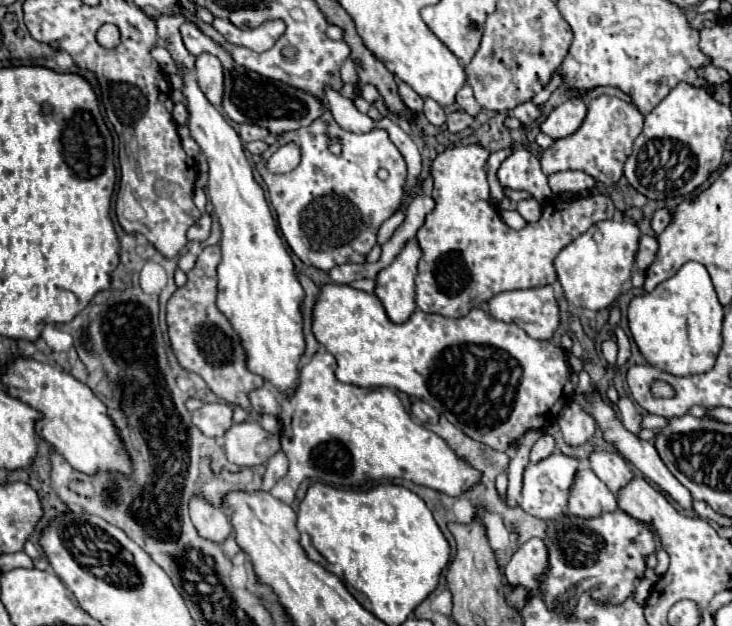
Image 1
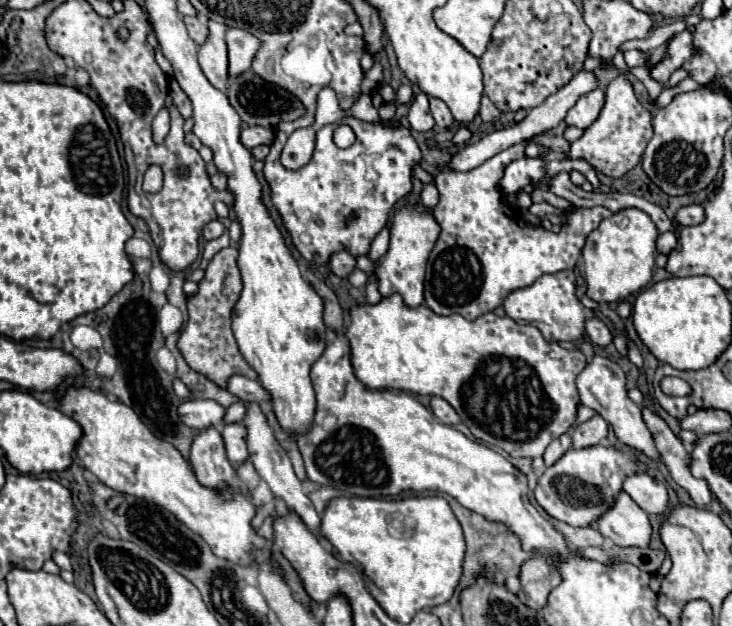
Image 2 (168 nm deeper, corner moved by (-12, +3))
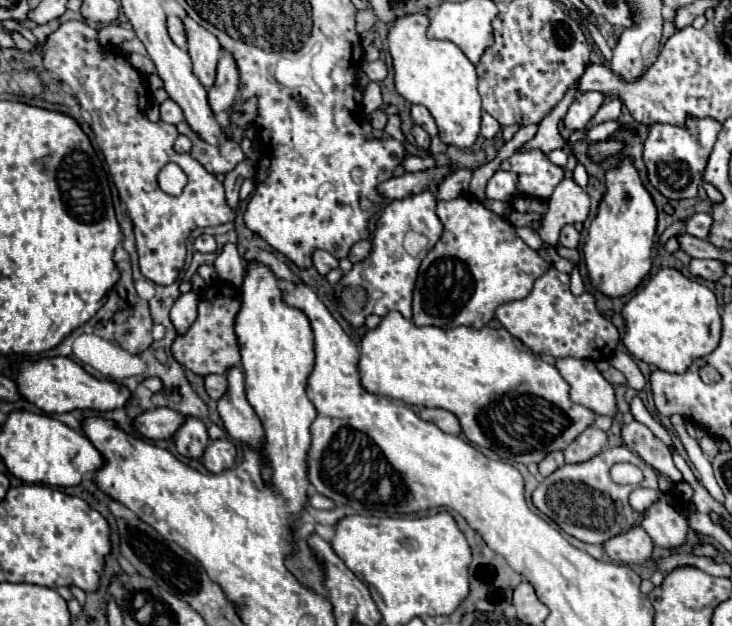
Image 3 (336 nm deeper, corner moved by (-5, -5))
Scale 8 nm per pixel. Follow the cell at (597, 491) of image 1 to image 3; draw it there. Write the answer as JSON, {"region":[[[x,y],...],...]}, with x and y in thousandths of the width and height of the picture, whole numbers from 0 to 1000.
{"region":[[[867,840],[857,853],[846,853],[827,866],[827,882],[835,895],[848,901],[881,901],[889,895],[892,866],[876,840]]]}

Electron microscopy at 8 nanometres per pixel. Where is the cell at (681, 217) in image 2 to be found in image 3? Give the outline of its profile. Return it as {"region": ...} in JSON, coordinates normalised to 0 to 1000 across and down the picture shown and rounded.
{"region":[[[947,342],[936,358],[936,371],[952,380],[966,380],[971,371],[971,358],[974,358],[971,342]]]}

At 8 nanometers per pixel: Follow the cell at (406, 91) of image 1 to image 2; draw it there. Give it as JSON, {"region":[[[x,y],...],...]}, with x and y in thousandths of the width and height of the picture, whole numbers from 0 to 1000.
{"region":[[[571,147],[566,153],[563,169],[560,169],[560,182],[557,182],[557,195],[571,211],[582,211],[593,201],[593,188],[585,173],[585,153],[579,147]]]}

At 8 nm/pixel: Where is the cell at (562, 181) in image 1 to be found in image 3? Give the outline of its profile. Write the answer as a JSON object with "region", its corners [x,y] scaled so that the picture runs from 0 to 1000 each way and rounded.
{"region":[[[769,284],[753,319],[750,319],[750,335],[742,345],[736,377],[745,390],[761,393],[764,387],[764,371],[772,358],[786,358],[786,355],[799,355],[806,334],[806,315],[802,307],[783,288],[783,284]]]}

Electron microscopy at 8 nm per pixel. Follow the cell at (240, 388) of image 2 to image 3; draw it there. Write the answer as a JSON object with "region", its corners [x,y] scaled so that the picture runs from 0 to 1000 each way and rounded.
{"region":[[[305,597],[280,601],[280,623],[291,639],[302,636],[302,629],[307,629],[307,601]]]}

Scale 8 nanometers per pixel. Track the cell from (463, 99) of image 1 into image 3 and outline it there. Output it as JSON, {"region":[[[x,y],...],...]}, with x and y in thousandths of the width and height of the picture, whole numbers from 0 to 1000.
{"region":[[[663,179],[663,182],[660,182],[660,195],[657,195],[657,217],[663,217],[663,220],[676,220],[682,208],[684,208],[682,195],[679,195],[671,182]]]}

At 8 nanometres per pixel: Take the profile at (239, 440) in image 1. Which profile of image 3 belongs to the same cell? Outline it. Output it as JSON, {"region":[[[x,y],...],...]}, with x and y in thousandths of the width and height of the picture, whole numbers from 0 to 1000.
{"region":[[[288,703],[286,712],[280,716],[277,728],[272,732],[272,738],[291,757],[305,754],[307,748],[316,748],[321,738],[324,719],[313,703]]]}

